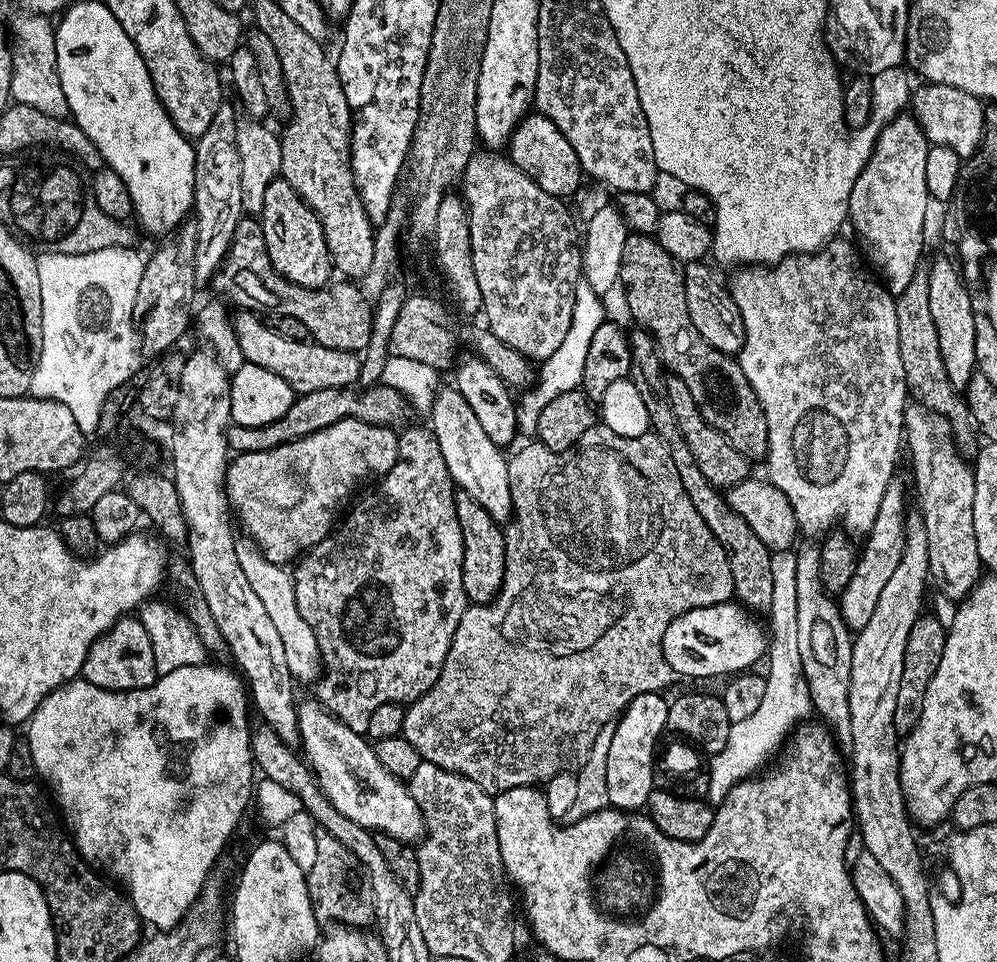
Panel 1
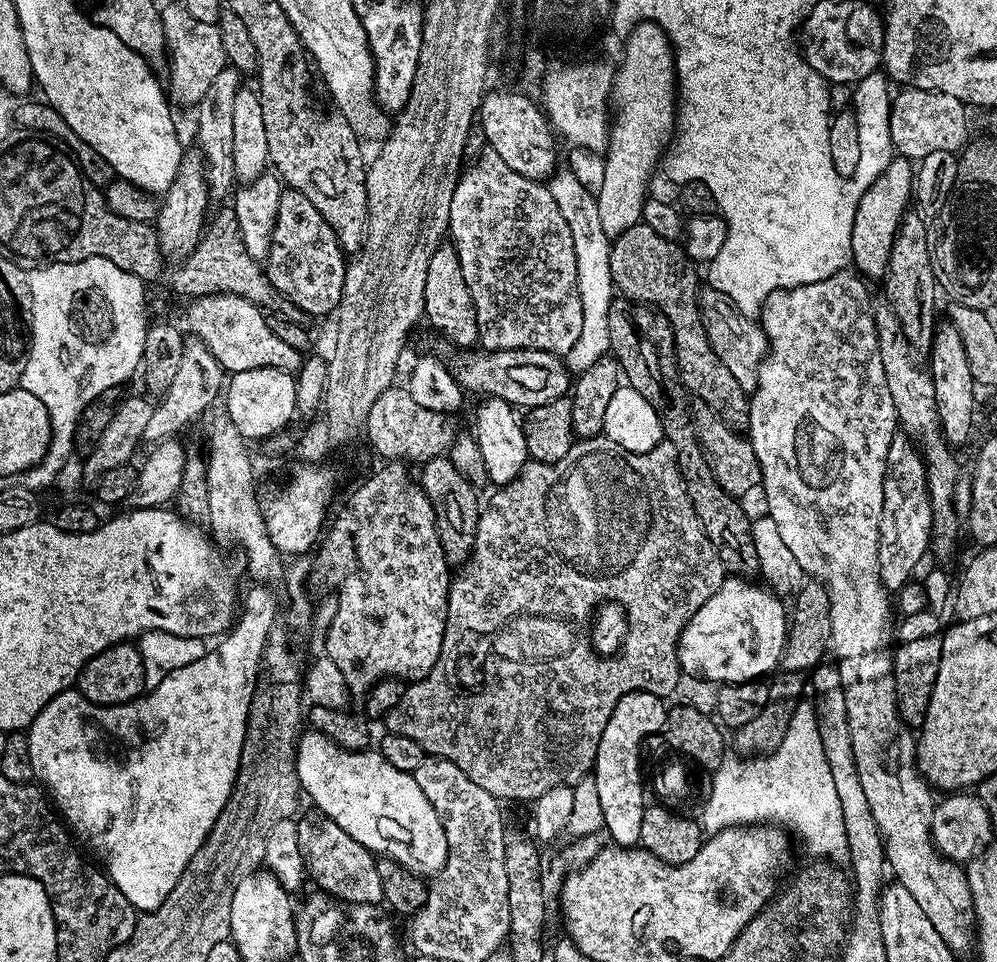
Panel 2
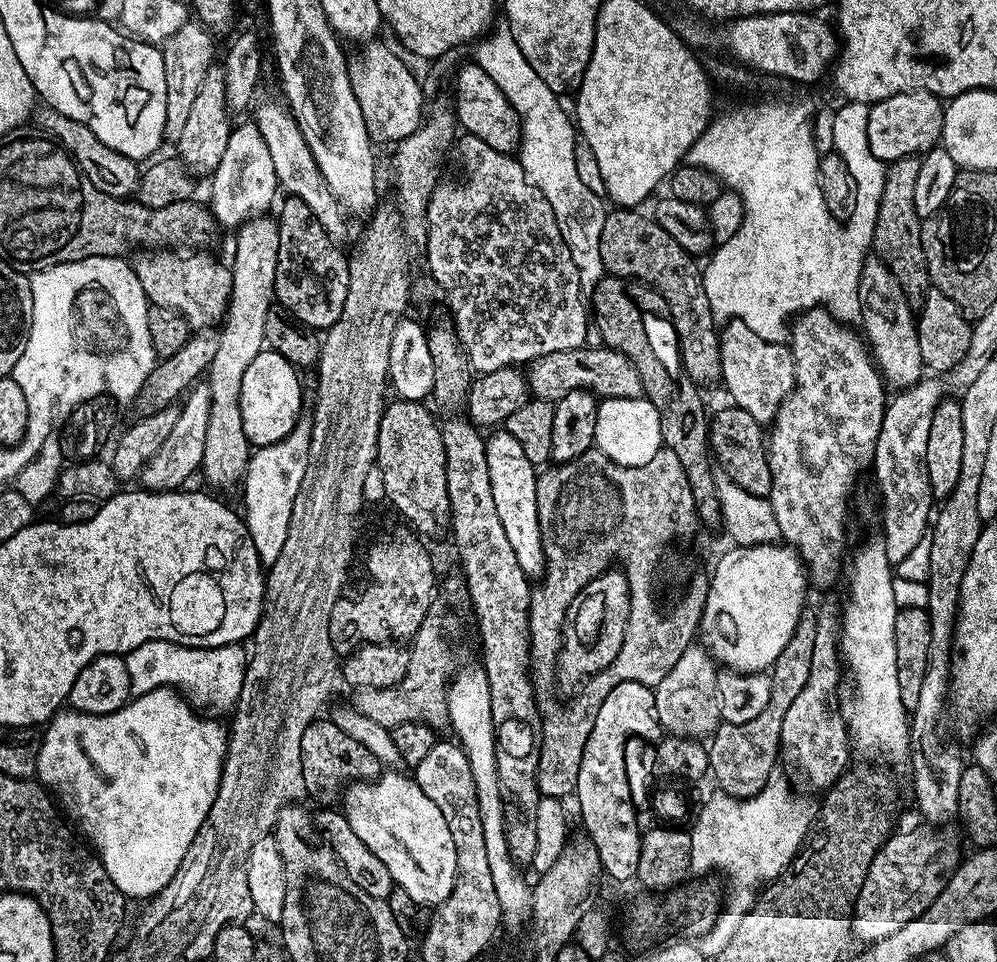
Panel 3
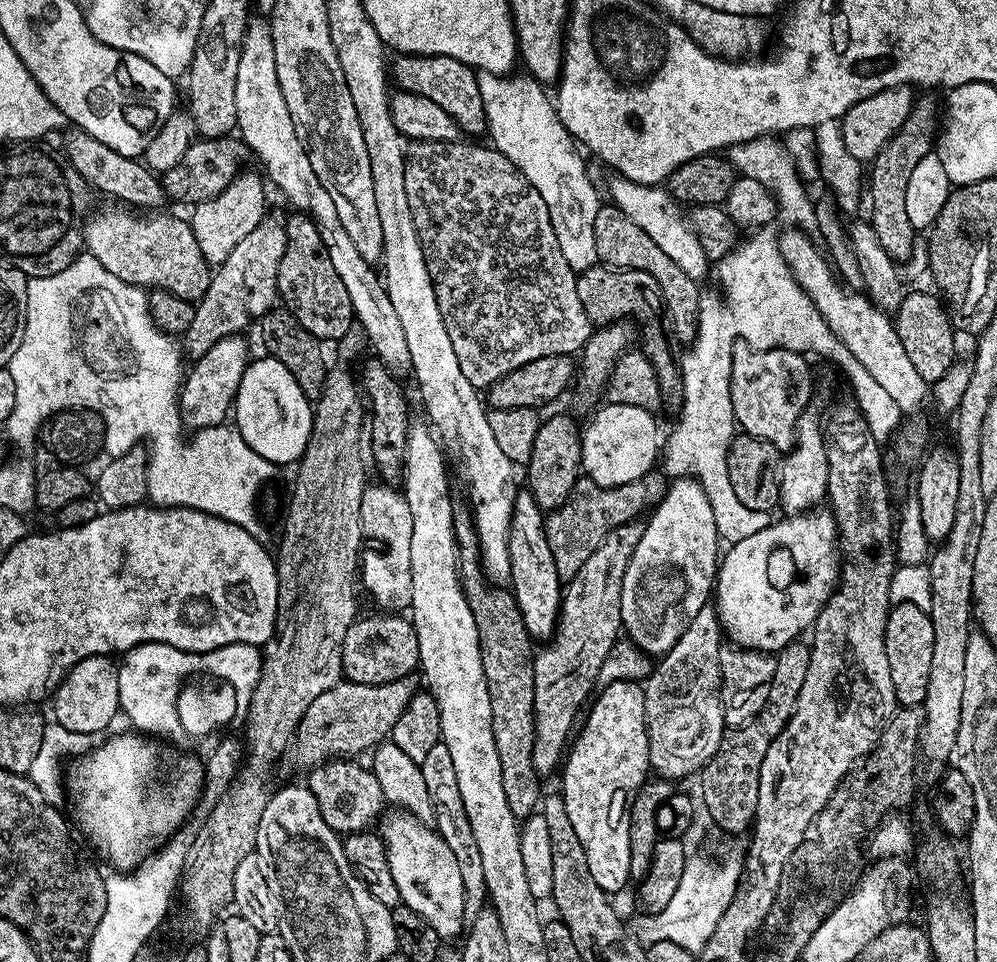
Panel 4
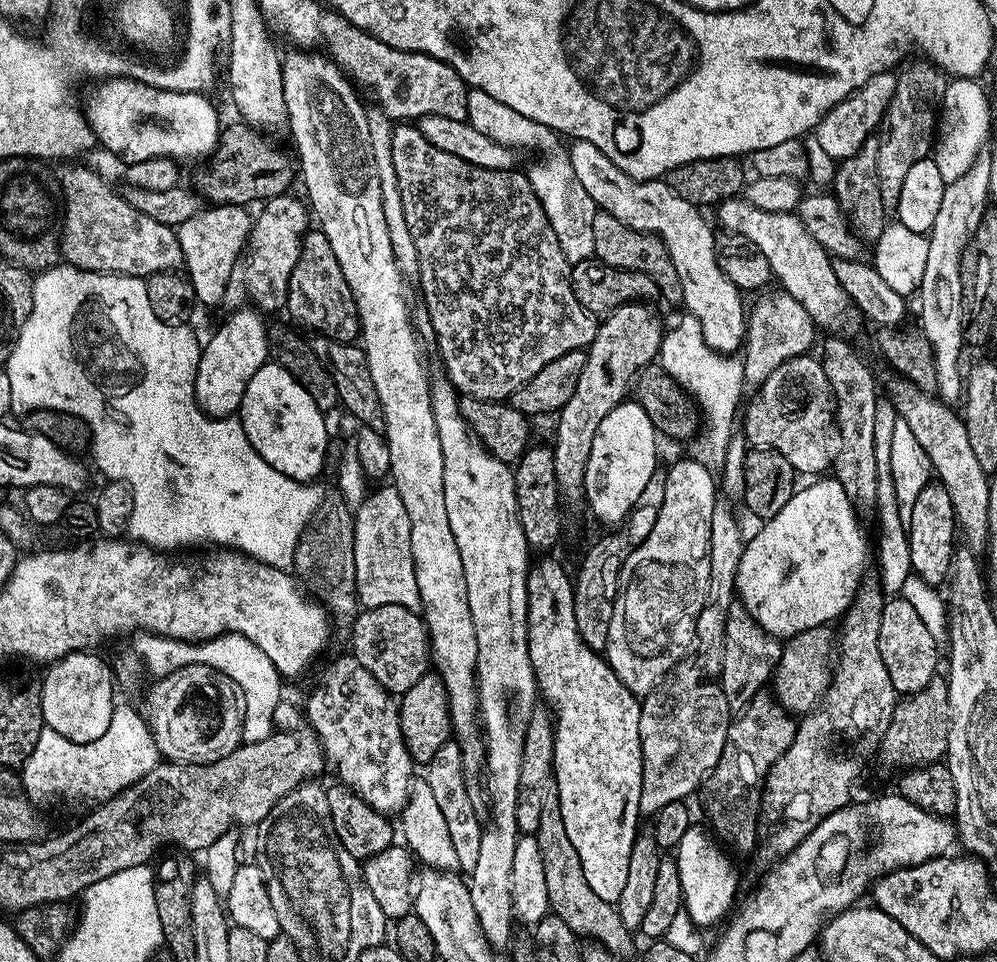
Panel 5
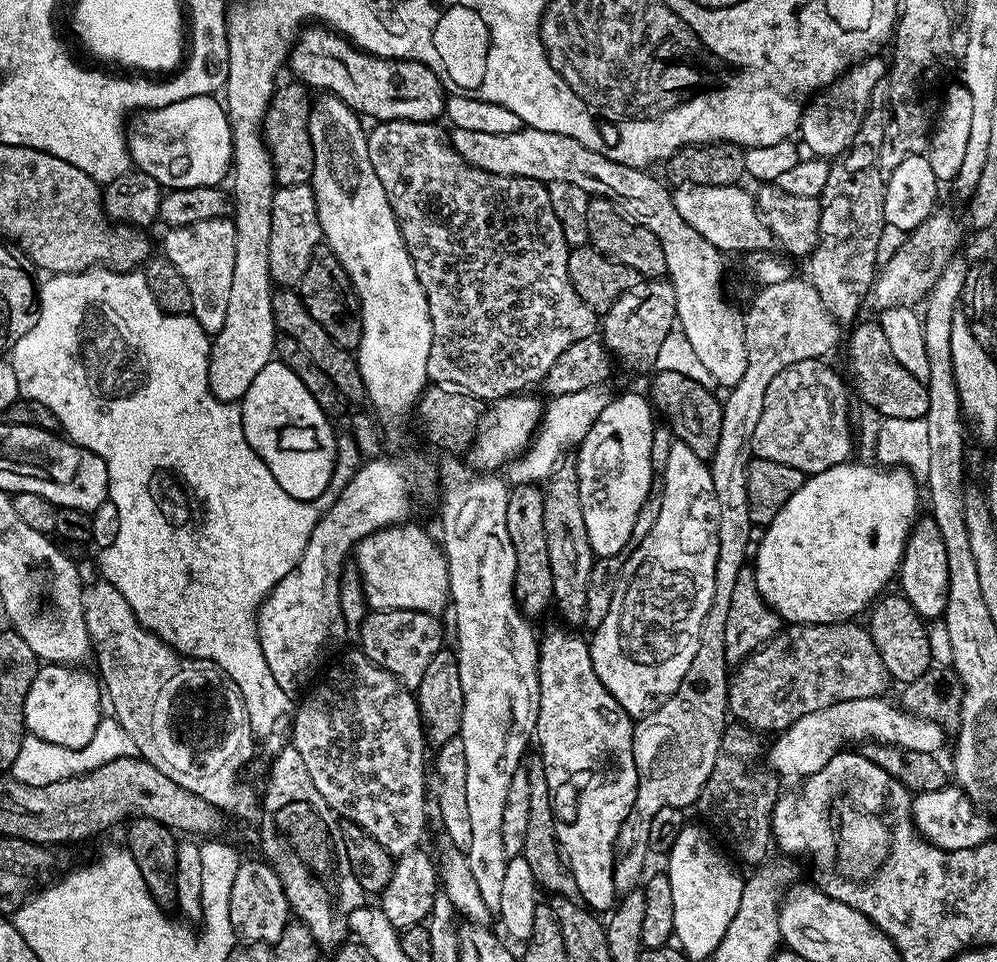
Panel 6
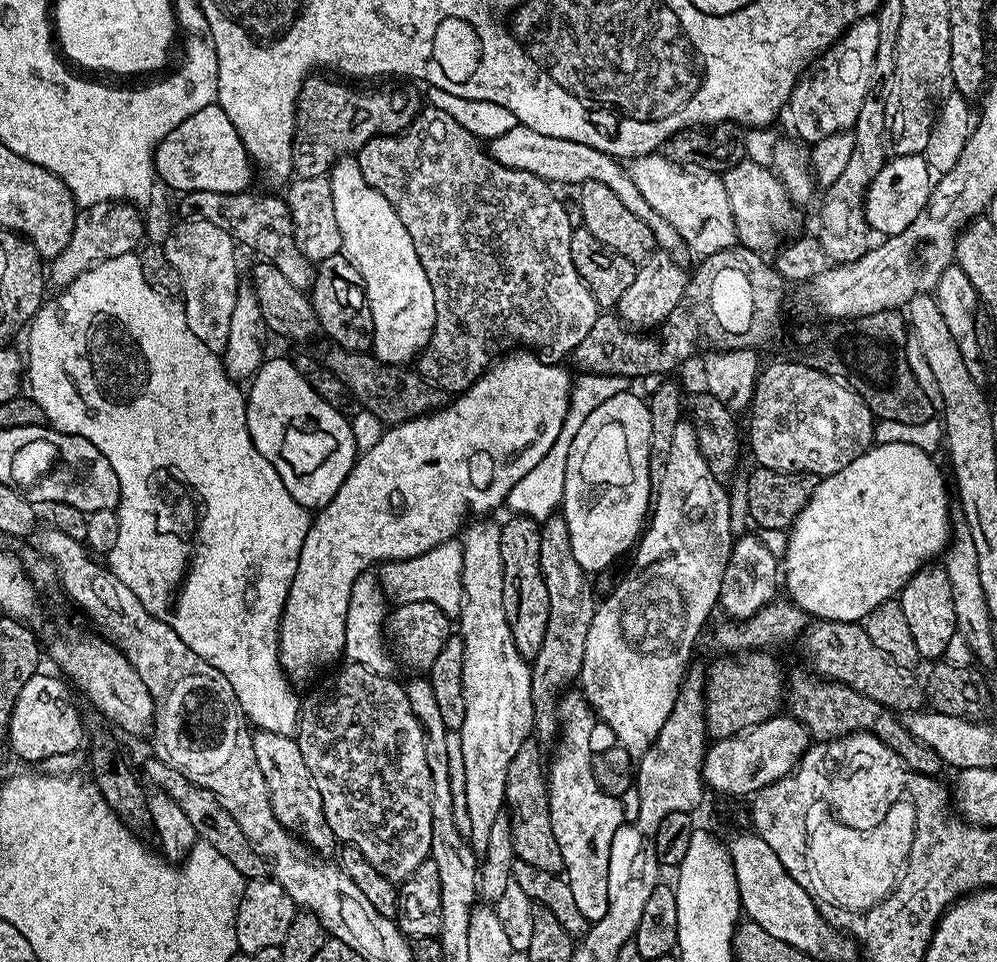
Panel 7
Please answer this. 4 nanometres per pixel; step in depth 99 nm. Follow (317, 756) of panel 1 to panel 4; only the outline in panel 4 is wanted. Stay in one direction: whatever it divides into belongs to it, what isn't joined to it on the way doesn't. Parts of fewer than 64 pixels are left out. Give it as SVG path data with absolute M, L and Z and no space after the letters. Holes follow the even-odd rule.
M396 810L393 813L393 816L388 814L383 817L378 832L388 848L390 874L394 874L400 903L422 914L422 918L426 918L426 922L438 930L440 937L459 937L466 924L466 913L462 870L458 870L458 858L454 858L454 850L446 846L435 827L409 812Z

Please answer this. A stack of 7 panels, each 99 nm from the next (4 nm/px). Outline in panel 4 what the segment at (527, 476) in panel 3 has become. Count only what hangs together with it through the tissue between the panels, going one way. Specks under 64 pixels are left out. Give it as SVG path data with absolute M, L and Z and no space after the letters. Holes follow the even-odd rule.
M521 491L512 508L512 530L508 539L512 571L510 590L520 608L526 630L537 641L547 641L555 633L562 603L562 581L556 569L554 554L550 554L550 542L544 533L545 523L545 513L536 505L531 492Z

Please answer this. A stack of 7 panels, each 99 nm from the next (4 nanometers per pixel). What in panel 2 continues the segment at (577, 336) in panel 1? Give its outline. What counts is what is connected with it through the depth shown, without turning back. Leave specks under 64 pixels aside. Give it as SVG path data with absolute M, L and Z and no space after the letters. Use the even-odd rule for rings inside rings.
M567 166L561 167L547 181L547 186L554 202L558 202L558 210L562 210L562 218L566 218L566 226L570 226L570 238L574 238L574 254L578 262L578 294L582 298L582 332L566 354L566 368L569 373L579 374L585 372L597 356L603 356L609 351L608 311L614 299L608 257L610 238L602 230L602 222L598 219L596 197L582 188Z

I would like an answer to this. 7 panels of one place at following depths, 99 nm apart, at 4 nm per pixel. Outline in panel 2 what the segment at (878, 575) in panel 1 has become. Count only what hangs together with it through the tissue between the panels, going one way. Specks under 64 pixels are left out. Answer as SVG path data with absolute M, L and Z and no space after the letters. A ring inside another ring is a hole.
M897 434L893 437L892 441L890 442L890 448L888 453L886 454L886 466L888 469L884 471L884 489L882 490L882 498L884 501L882 502L882 522L880 523L880 579L884 581L885 589L888 590L899 590L904 587L905 584L909 583L913 579L912 571L914 570L914 566L917 564L918 561L925 559L929 555L930 552L930 537L932 536L932 503L928 498L928 475L926 474L926 470L924 469L924 457L917 445L913 443L911 439L907 435L904 434Z

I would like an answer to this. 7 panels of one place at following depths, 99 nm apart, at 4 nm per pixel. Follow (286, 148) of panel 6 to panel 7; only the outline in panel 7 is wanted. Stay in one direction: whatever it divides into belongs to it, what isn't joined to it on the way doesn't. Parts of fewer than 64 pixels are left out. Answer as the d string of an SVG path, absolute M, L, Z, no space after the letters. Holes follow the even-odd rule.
M313 74L306 77L300 88L300 97L296 100L296 143L292 153L292 167L299 178L328 176L333 164L341 156L359 153L366 142L379 136L399 136L416 121L422 111L421 93L419 96L412 88L404 88L401 92L359 92L356 88L335 84L324 76L327 75Z

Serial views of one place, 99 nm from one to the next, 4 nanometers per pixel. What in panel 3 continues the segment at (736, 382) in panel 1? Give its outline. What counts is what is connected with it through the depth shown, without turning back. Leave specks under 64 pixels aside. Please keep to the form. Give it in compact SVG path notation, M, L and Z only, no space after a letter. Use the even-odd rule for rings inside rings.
M612 210L608 214L612 220L604 217L608 228L602 226L600 239L605 273L621 276L623 280L638 280L662 294L662 298L666 298L675 339L680 339L679 363L695 373L698 380L700 375L701 385L716 384L721 379L721 333L718 331L717 317L712 314L710 298L706 298L704 293L704 273L697 257L682 250L682 246L678 246L678 242L674 242L666 230L656 225L655 219L648 217L647 220L640 210Z

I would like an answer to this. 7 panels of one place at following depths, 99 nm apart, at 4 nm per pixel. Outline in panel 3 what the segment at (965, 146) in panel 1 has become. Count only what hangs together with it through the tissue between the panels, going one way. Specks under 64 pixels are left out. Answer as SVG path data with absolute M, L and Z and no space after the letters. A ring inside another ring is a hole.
M899 92L871 105L868 122L868 146L874 158L891 162L923 154L937 147L946 123L946 108L933 92Z

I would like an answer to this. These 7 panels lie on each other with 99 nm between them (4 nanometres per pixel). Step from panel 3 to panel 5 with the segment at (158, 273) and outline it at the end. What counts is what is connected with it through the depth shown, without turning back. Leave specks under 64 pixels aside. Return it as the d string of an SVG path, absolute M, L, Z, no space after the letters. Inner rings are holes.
M68 162L60 172L64 195L64 229L59 229L60 254L82 272L111 272L114 276L147 278L156 272L171 272L183 265L176 229L142 214L120 196L92 168Z

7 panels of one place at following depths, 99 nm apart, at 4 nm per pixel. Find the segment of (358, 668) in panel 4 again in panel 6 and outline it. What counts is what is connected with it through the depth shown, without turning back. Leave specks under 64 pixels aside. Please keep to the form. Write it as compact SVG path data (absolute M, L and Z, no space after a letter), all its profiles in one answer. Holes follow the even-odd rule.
M418 610L369 611L358 625L358 648L370 662L388 671L402 688L415 690L426 675L426 666L430 666L434 654L445 647L444 628L440 623L441 617Z

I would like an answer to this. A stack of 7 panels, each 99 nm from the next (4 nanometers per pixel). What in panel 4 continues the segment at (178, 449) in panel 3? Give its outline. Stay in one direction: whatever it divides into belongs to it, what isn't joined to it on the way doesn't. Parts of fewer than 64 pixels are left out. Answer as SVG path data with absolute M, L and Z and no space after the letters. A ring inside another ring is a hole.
M230 335L212 346L206 354L202 354L183 377L179 389L181 417L193 429L213 428L216 424L225 423L229 419L236 403L236 391L242 382L242 374L250 363L248 348L240 341L239 335Z

